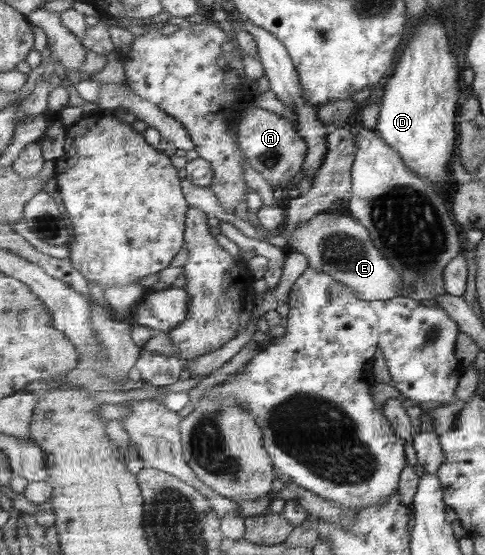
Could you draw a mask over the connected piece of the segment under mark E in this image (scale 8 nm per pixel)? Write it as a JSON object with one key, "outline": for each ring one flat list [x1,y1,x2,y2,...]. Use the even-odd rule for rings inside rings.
{"outline":[[327,212,320,213,312,221,306,221,304,225,296,227,294,231,290,231,290,227,285,225,278,233,288,238,287,251,302,253,308,258,308,267,328,272,328,275,335,277,340,283,351,287,362,299,369,302,376,300,388,301,396,296,404,296,406,287,404,287,402,275,388,263,388,259,375,247,368,229,349,212,336,213,336,215,330,215]]}

